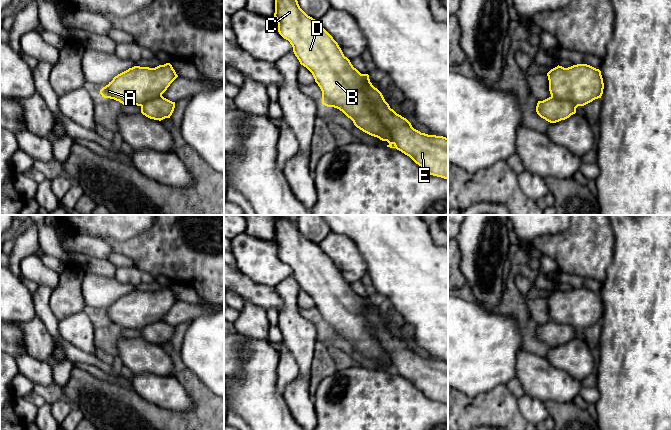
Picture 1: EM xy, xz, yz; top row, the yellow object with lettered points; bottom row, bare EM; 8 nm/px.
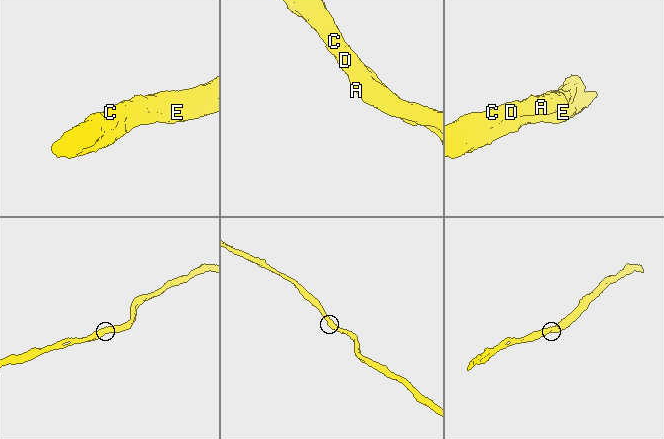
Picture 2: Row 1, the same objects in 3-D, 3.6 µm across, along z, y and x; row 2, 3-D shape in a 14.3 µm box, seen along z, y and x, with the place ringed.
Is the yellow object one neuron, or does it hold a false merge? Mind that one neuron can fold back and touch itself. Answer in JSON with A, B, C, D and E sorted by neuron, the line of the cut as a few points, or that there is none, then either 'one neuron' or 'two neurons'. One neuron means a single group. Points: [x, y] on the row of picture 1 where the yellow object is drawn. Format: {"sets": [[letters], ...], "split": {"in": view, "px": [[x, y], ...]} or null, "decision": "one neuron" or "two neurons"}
{"sets": [["A", "B", "C", "D", "E"]], "split": null, "decision": "one neuron"}

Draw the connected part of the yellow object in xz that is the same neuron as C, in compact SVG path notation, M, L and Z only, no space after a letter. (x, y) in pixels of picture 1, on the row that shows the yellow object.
M275 0L274 17L278 22L279 34L290 42L300 64L312 73L315 82L320 87L323 105L339 109L353 121L357 128L382 141L387 141L389 143L387 147L396 148L409 156L430 175L448 179L448 138L421 133L414 129L406 118L391 109L382 93L370 82L369 75L361 74L353 67L350 60L344 56L338 43L323 28L320 21L308 16L300 8L297 0Z

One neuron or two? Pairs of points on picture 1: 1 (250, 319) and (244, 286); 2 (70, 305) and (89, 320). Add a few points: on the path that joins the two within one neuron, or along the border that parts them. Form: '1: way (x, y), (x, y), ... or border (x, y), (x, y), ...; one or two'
1: border (245, 301), (250, 301), (266, 311); two
2: border (87, 309), (68, 315), (59, 321); two

